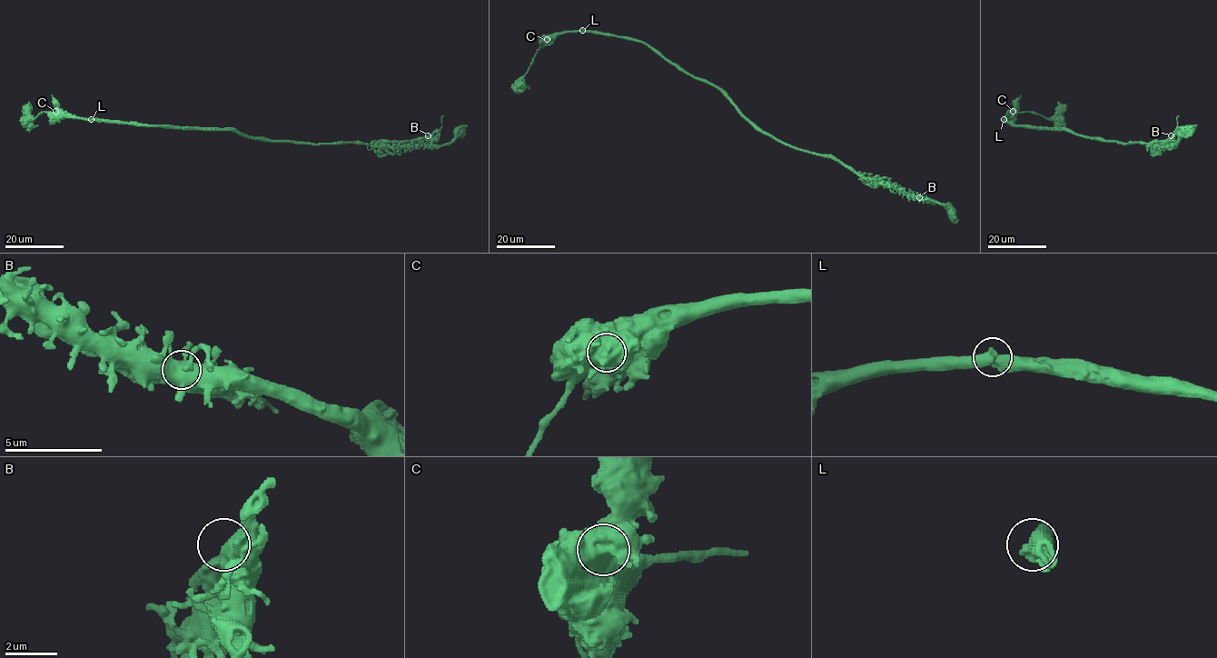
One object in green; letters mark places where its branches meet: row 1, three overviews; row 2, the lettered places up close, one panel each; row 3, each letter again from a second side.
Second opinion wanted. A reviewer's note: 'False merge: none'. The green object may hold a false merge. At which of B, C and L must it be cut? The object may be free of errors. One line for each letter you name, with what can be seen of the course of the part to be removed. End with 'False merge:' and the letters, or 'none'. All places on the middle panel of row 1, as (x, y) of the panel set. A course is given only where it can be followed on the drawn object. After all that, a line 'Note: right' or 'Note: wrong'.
False merge: none
Note: right

